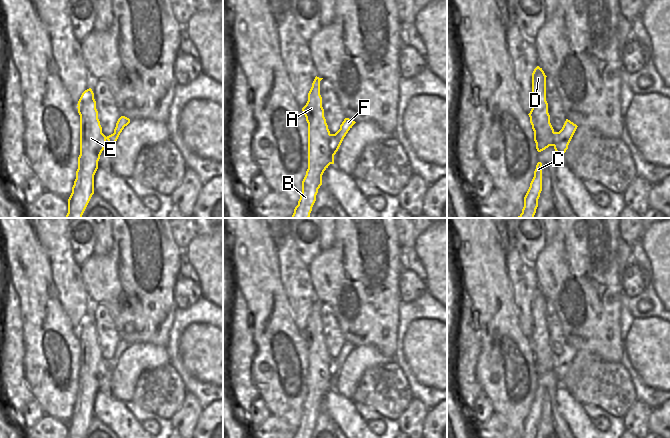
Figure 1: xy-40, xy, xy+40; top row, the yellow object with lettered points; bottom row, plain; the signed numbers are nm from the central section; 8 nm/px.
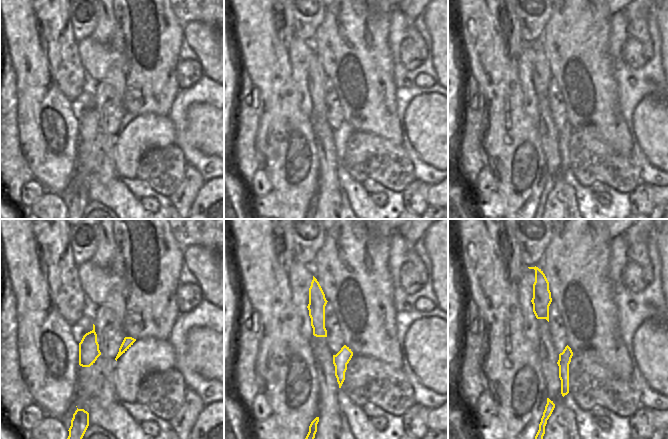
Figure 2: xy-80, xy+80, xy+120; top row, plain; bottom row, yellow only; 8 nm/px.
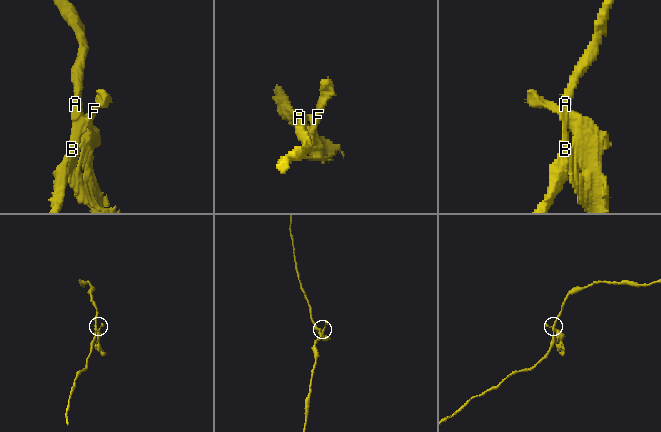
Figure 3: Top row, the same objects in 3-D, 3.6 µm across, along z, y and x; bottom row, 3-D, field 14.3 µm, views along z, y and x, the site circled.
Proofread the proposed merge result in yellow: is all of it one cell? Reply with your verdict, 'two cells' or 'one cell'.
two cells

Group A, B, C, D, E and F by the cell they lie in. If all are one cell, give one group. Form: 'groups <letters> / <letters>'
groups A B C D E / F

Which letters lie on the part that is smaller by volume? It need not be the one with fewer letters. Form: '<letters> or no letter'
F

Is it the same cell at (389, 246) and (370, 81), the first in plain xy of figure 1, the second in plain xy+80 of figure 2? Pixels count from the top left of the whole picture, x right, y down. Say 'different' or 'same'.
same

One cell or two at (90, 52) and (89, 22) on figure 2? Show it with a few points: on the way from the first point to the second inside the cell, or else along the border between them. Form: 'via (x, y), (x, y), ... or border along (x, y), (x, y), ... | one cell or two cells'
border along (90, 36), (77, 41) | two cells

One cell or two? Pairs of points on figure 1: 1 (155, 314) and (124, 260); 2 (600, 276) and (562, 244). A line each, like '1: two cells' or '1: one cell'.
1: one cell
2: one cell

